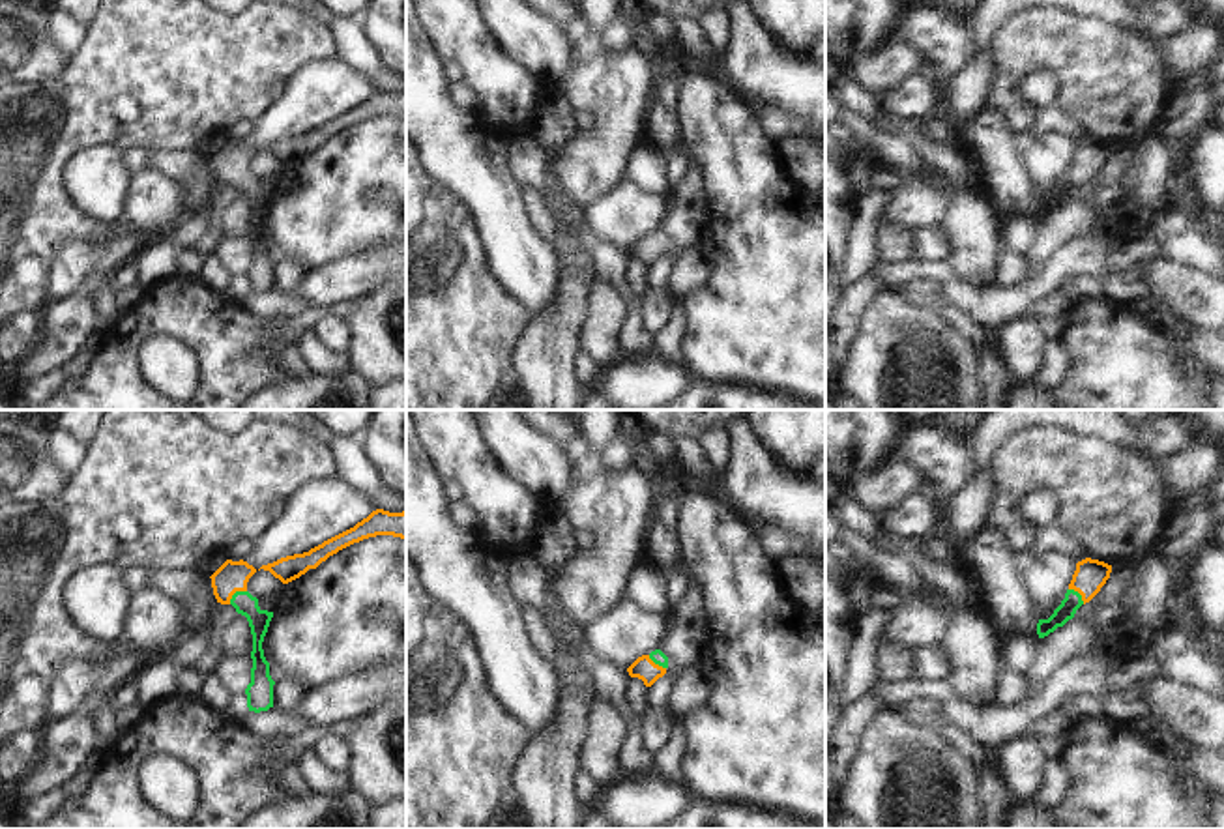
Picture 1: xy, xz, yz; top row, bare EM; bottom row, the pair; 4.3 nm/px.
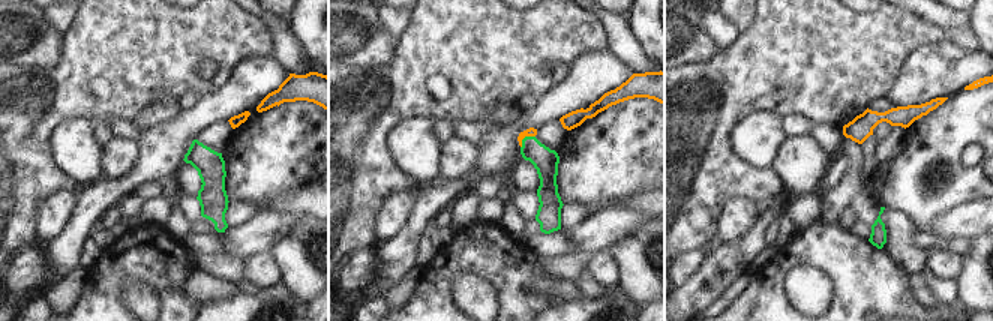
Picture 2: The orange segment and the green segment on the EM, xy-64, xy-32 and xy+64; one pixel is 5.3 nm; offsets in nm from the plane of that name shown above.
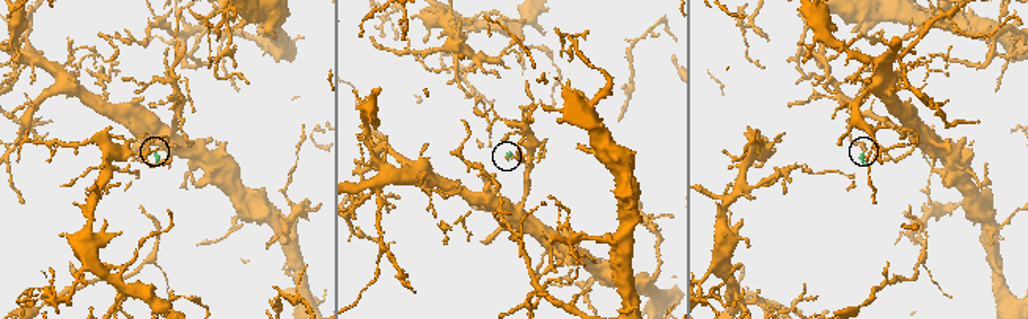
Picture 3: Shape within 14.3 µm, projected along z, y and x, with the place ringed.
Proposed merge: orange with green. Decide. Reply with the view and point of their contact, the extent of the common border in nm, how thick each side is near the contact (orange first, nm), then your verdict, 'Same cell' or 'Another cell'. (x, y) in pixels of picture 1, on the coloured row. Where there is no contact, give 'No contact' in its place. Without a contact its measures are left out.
Touches orange at xy (234, 592). Shared border 100 nm. Thickness 140 nm (orange) against 100 nm. Same cell

